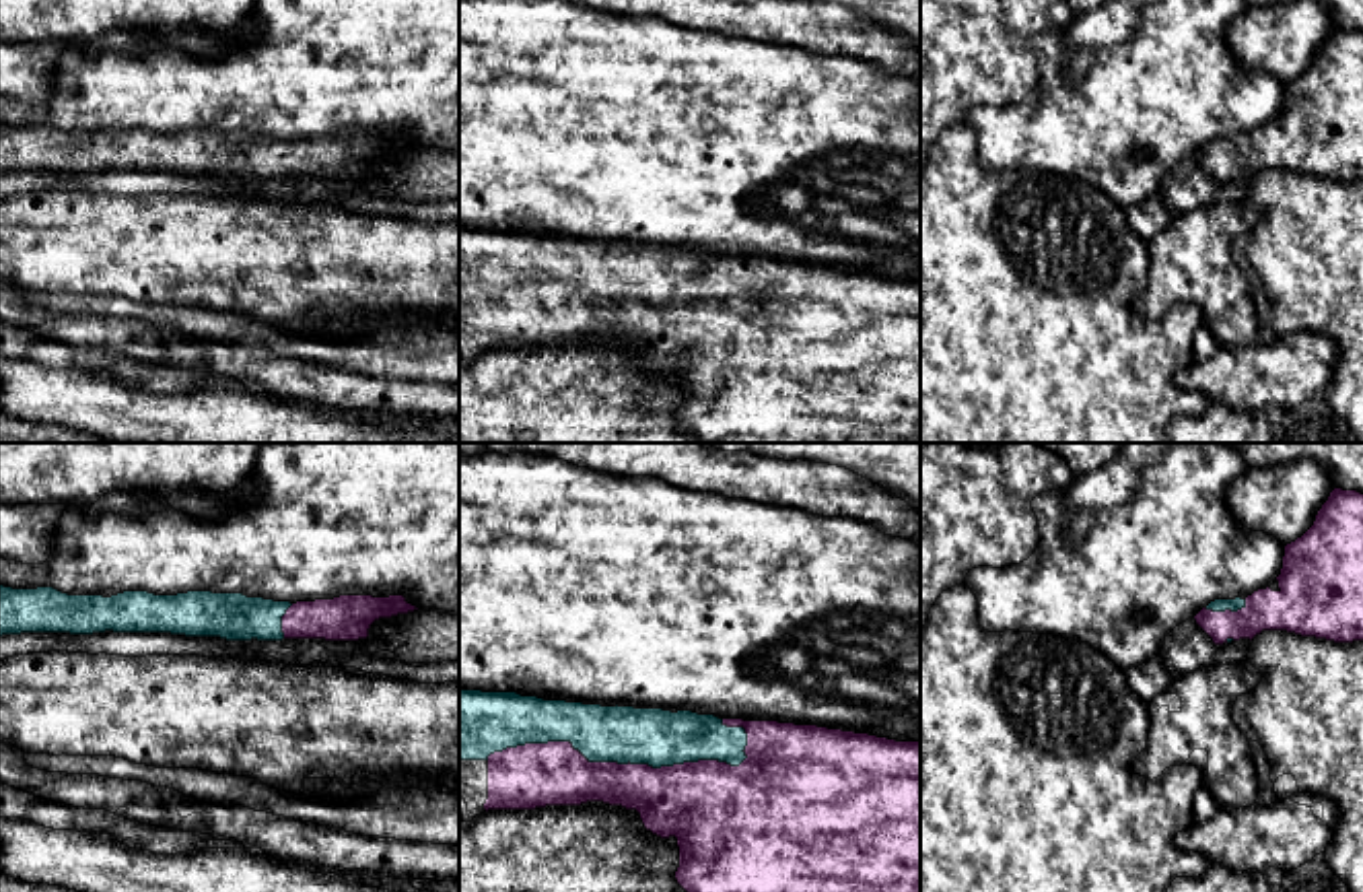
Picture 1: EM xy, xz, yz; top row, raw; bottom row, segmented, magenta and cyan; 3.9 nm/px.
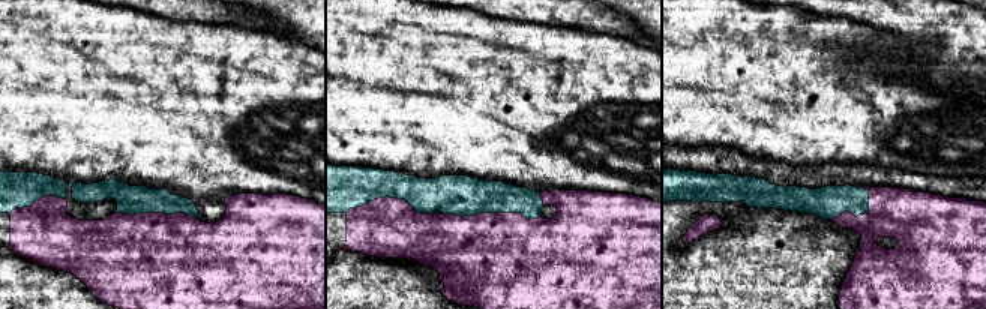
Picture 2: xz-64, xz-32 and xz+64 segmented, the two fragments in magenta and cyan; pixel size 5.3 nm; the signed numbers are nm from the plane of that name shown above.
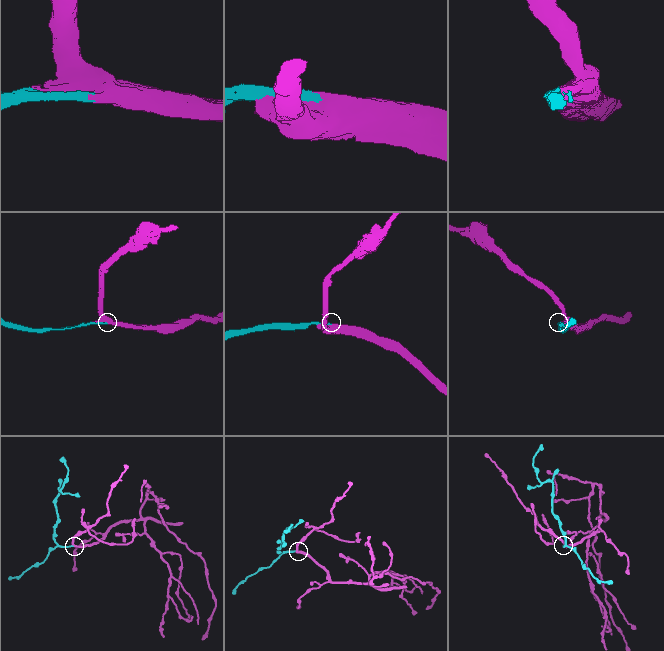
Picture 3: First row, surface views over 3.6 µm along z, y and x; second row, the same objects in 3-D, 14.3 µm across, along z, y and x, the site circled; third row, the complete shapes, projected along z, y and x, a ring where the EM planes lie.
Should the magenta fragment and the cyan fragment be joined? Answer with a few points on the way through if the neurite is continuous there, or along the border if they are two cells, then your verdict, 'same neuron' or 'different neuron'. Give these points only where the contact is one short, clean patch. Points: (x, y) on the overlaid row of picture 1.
same neuron

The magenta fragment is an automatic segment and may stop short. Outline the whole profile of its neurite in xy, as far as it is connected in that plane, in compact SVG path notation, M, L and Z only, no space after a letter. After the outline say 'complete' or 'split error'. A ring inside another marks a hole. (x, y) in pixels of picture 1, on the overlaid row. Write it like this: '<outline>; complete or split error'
M0 585L0 637L21 632L171 632L226 641L325 639L358 641L379 618L418 610L404 595L340 595L315 602L274 602L243 593L187 591L111 597L68 595L54 587Z; split error

